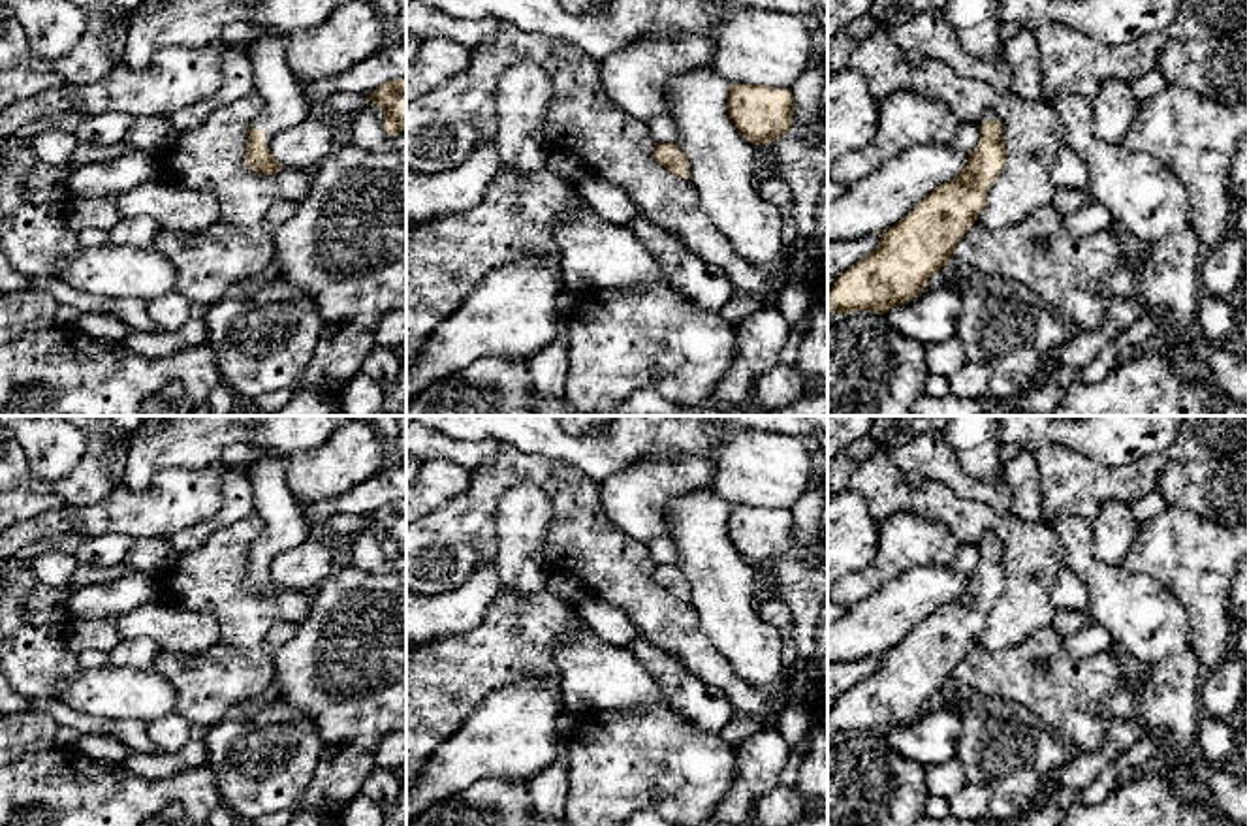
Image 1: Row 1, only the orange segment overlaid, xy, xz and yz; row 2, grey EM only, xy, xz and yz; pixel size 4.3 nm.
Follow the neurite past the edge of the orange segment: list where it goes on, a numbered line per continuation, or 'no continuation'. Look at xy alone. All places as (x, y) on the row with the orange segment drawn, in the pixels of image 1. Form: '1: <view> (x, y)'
1: xy (283, 106)

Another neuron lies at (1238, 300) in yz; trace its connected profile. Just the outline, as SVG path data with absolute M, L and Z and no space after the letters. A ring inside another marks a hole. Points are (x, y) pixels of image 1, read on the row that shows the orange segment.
M1247 201L1234 205L1232 224L1245 239L1245 265L1243 265L1243 277L1238 282L1228 303L1232 305L1236 314L1236 331L1241 337L1241 352L1247 356Z

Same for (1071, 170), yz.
M1061 149L1055 167L1053 167L1053 179L1057 186L1068 186L1089 192L1089 171L1087 164L1081 156L1078 156L1070 149Z

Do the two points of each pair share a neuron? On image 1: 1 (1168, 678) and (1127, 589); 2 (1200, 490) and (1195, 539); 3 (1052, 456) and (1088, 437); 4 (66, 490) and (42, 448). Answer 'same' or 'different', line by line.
1: same
2: different
3: different
4: different

